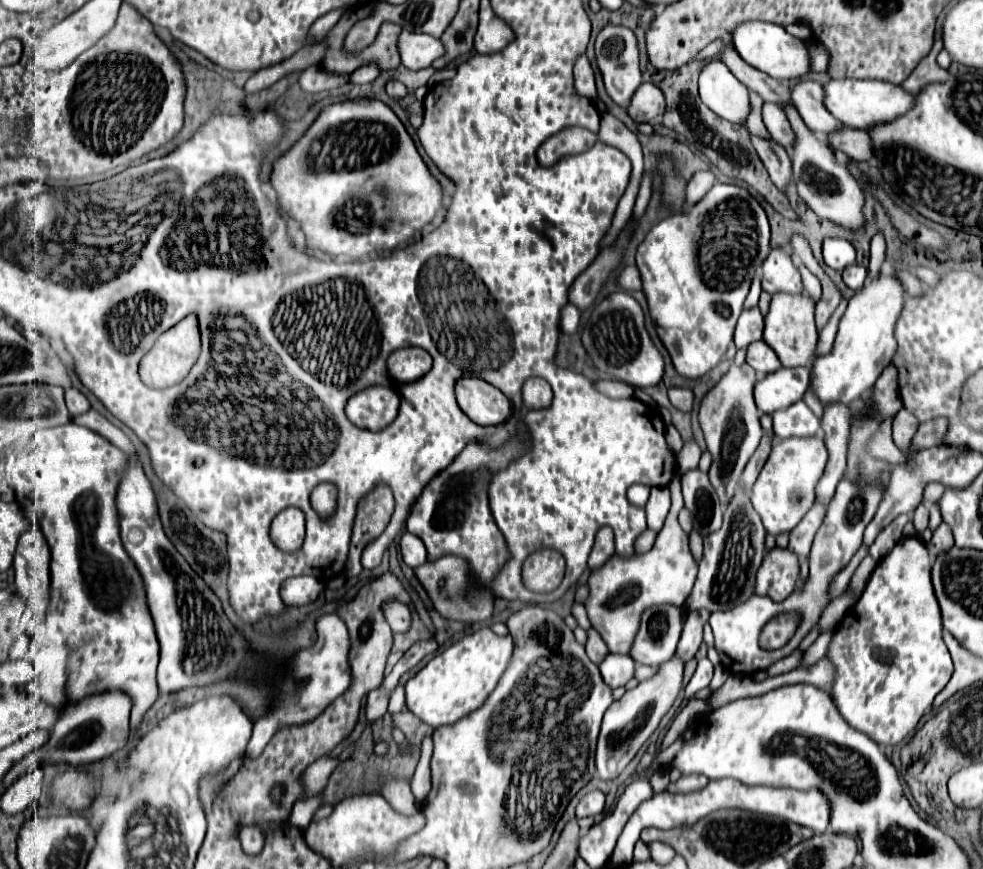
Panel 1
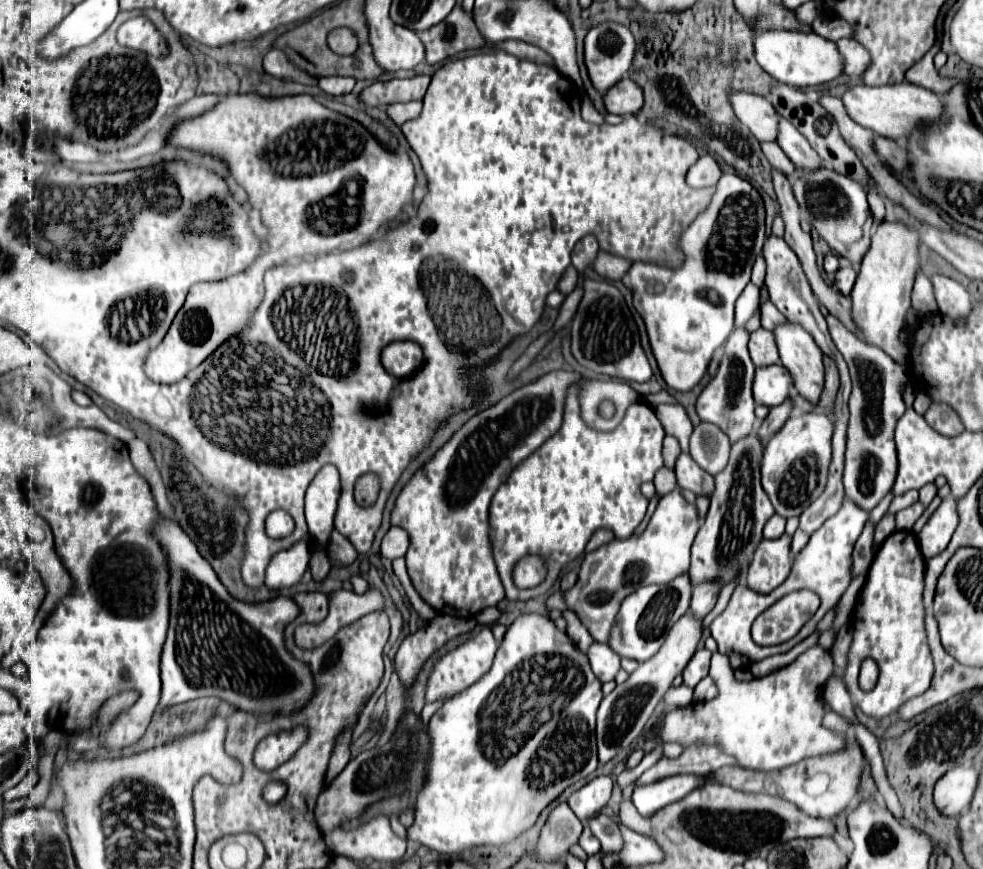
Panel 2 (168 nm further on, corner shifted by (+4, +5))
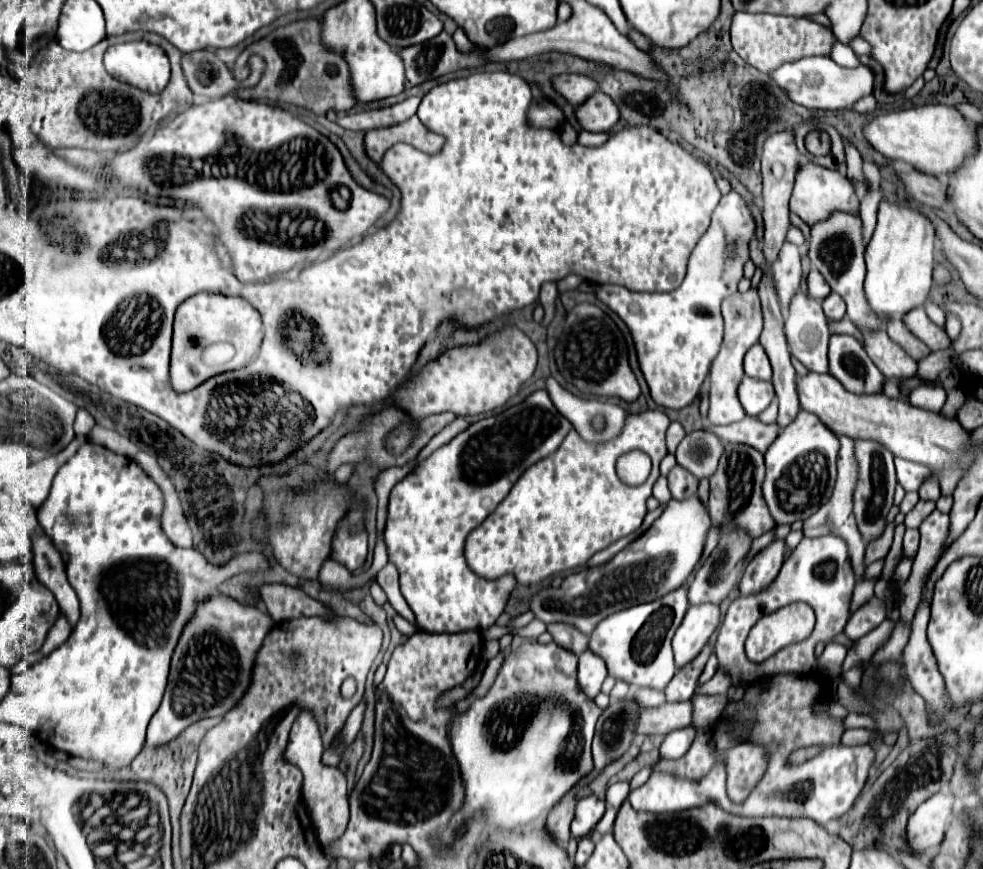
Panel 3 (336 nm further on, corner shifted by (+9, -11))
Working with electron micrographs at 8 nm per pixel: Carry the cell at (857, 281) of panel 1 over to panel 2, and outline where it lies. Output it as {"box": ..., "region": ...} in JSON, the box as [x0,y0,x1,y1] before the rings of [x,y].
{"box":[834,266,856,296],"region":[[[842,266],[838,272],[836,272],[836,280],[834,280],[834,286],[844,294],[848,296],[852,292],[852,286],[854,286],[854,280],[856,280],[856,268],[852,266]]]}

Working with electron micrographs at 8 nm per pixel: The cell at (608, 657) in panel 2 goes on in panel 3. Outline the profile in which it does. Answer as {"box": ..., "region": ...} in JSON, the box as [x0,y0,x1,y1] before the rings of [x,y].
{"box":[579,650,607,698],"region":[[[591,650],[583,652],[583,656],[579,656],[579,686],[581,686],[581,690],[589,698],[595,698],[599,694],[605,678],[607,678],[605,662],[599,656],[595,656]]]}

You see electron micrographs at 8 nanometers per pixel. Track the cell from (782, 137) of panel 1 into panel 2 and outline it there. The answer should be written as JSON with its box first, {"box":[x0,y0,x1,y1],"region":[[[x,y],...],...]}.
{"box":[778,118,822,168],"region":[[[782,118],[778,120],[778,144],[784,150],[784,154],[800,168],[820,168],[822,162],[818,154],[810,148],[808,140],[790,124],[790,120]]]}

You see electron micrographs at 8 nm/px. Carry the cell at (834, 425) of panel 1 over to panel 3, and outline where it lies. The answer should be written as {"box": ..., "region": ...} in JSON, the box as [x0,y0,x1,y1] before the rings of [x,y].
{"box":[785,290,829,374],"region":[[[801,290],[793,296],[789,310],[785,314],[785,336],[789,344],[789,352],[793,358],[797,358],[805,368],[811,372],[823,374],[827,372],[827,342],[829,342],[829,328],[827,328],[827,318],[821,310],[821,304]]]}

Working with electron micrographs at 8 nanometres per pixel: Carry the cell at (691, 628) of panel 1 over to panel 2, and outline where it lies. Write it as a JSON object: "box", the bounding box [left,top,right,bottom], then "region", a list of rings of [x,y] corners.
{"box":[690,584,720,620],"region":[[[700,584],[692,590],[692,604],[690,604],[690,616],[696,620],[702,620],[716,604],[716,598],[720,594],[720,584]]]}

